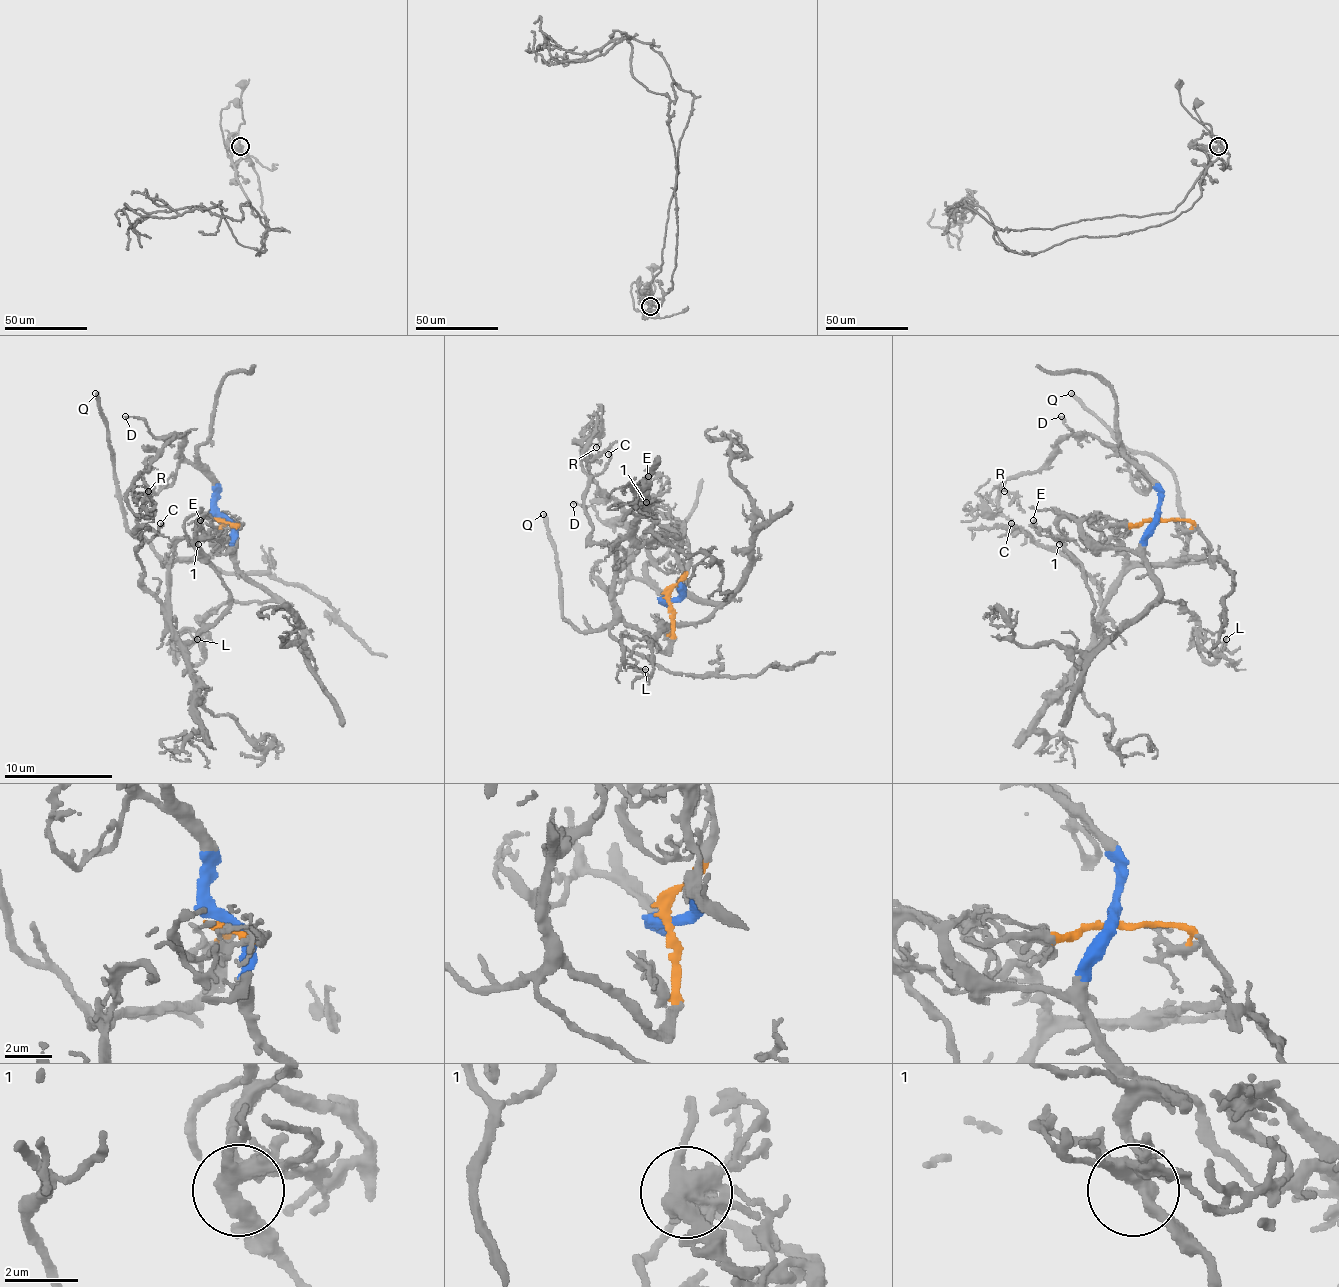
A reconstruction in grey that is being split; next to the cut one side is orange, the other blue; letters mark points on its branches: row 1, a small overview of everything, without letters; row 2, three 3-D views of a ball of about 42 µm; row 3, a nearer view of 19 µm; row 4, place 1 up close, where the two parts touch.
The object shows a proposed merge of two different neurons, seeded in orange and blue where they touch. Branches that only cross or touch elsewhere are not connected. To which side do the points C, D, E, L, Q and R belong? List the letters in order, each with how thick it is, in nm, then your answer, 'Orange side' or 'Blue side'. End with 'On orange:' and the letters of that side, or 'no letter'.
C: Thickness 170 nm. Orange side
D: Thickness 140 nm. Blue side
E: Thickness 180 nm. Orange side
L: Thickness 130 nm. Blue side
Q: Thickness 280 nm. Orange side
R: Thickness 120 nm. Blue side
On orange: C, E, Q

